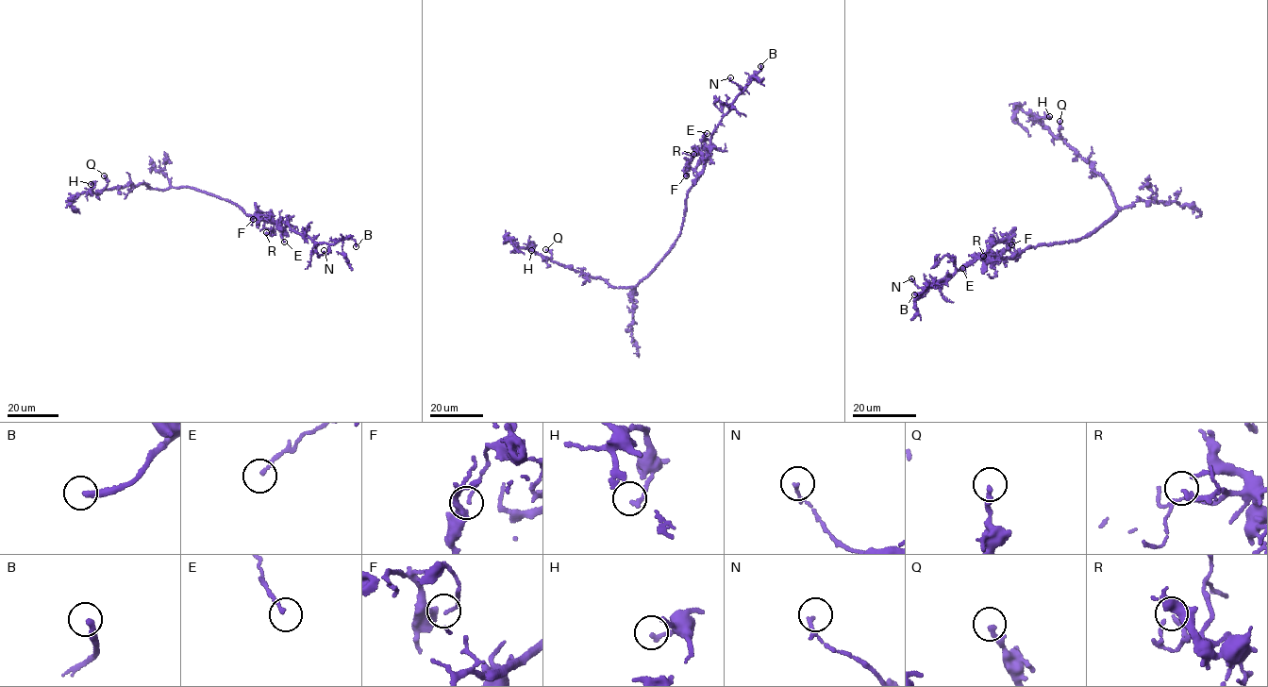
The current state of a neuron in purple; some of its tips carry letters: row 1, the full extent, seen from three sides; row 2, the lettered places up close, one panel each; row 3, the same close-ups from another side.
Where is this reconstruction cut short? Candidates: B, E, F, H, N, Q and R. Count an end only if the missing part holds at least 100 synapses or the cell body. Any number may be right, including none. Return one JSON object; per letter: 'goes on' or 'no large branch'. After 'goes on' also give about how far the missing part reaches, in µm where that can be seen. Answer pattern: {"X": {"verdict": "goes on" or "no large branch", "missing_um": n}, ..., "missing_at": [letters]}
{"B": {"verdict": "goes on", "missing_um": 60}, "E": {"verdict": "no large branch"}, "F": {"verdict": "no large branch"}, "H": {"verdict": "no large branch"}, "N": {"verdict": "no large branch"}, "Q": {"verdict": "no large branch"}, "R": {"verdict": "no large branch"}, "missing_at": ["B"]}

